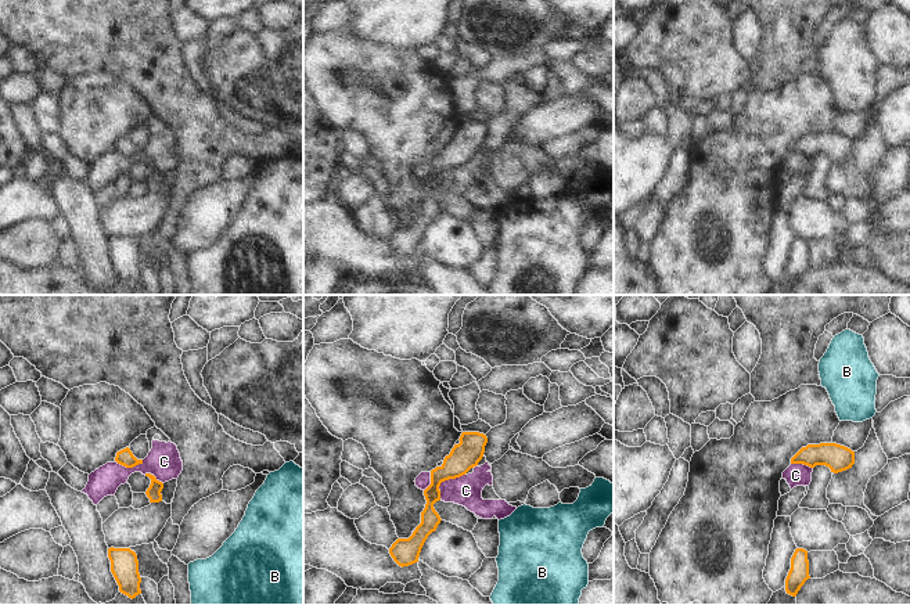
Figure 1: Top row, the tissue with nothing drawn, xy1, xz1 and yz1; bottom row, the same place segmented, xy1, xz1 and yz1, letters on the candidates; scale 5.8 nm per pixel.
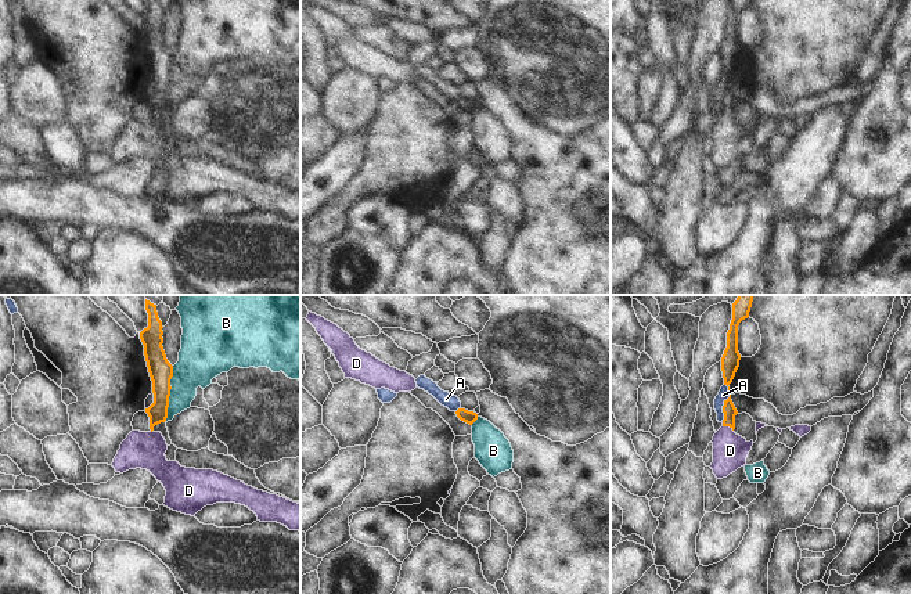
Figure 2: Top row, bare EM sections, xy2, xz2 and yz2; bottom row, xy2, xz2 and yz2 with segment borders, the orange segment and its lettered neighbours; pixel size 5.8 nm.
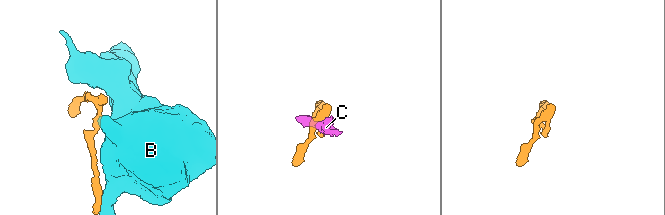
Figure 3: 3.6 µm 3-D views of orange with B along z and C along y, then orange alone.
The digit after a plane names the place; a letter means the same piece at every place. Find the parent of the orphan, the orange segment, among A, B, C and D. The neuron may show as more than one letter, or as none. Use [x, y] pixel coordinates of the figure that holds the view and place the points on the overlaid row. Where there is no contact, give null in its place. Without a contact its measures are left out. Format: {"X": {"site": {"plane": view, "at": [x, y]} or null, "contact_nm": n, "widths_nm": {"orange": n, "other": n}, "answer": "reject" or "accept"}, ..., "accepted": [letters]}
{"A": {"site": {"plane": "yz2", "at": [723, 407]}, "contact_nm": 180, "widths_nm": {"orange": 80, "other": 70}, "answer": "reject"}, "B": {"site": {"plane": "xy2", "at": [169, 393]}, "contact_nm": 340, "widths_nm": {"orange": 140, "other": 240}, "answer": "reject"}, "C": {"site": {"plane": "xz1", "at": [445, 479]}, "contact_nm": 220, "widths_nm": {"orange": 160, "other": 180}, "answer": "reject"}, "D": {"site": {"plane": "yz2", "at": [728, 425]}, "contact_nm": 70, "widths_nm": {"orange": 80, "other": 200}, "answer": "accept"}, "accepted": ["D"]}

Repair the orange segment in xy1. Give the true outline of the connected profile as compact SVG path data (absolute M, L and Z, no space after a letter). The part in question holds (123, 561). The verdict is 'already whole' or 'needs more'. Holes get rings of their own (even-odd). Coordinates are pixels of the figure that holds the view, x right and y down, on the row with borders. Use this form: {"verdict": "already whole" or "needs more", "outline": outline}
{"verdict": "already whole", "outline": "M108 548L111 561L111 572L119 586L119 591L129 598L136 598L141 594L139 573L139 561L134 551L130 548Z"}

